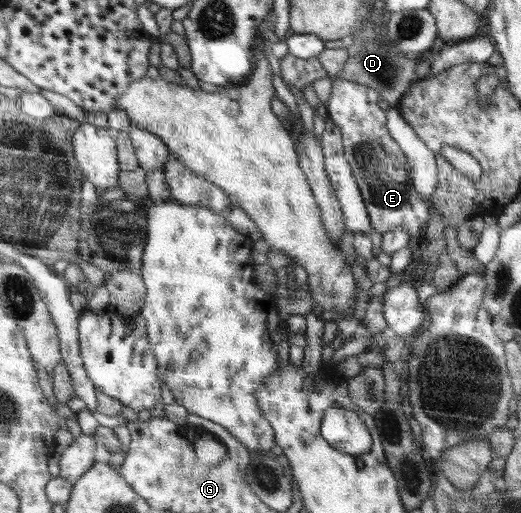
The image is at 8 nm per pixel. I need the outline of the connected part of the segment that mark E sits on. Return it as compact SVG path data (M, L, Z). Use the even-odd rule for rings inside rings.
M335 78L331 96L326 104L328 116L341 126L345 134L344 154L349 154L353 162L352 174L357 174L356 182L361 182L361 195L365 194L365 207L369 206L369 218L373 218L373 229L381 234L401 226L409 237L420 239L432 206L415 191L413 177L409 175L407 157L393 140L387 129L386 108L373 87L351 80Z

